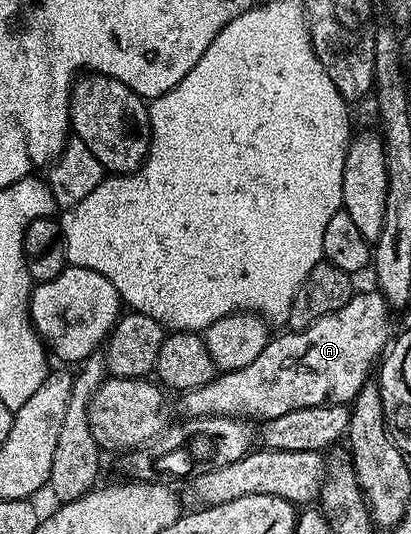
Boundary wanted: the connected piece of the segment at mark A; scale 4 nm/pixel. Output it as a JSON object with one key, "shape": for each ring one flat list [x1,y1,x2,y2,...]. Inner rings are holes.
{"shape":[[355,293,354,297,348,300,348,304,344,304,344,308,316,320,316,324,312,324,308,329,285,332,286,334,280,335,279,338,278,335,271,337,264,352,260,352,260,356,256,356,252,364,219,373,208,384,185,391,181,395,185,417,265,420,284,416,284,412,296,412,296,408,312,408,327,403,353,403,362,385,371,381,372,371,379,365,384,351,391,345,390,314,391,309,381,294]]}

